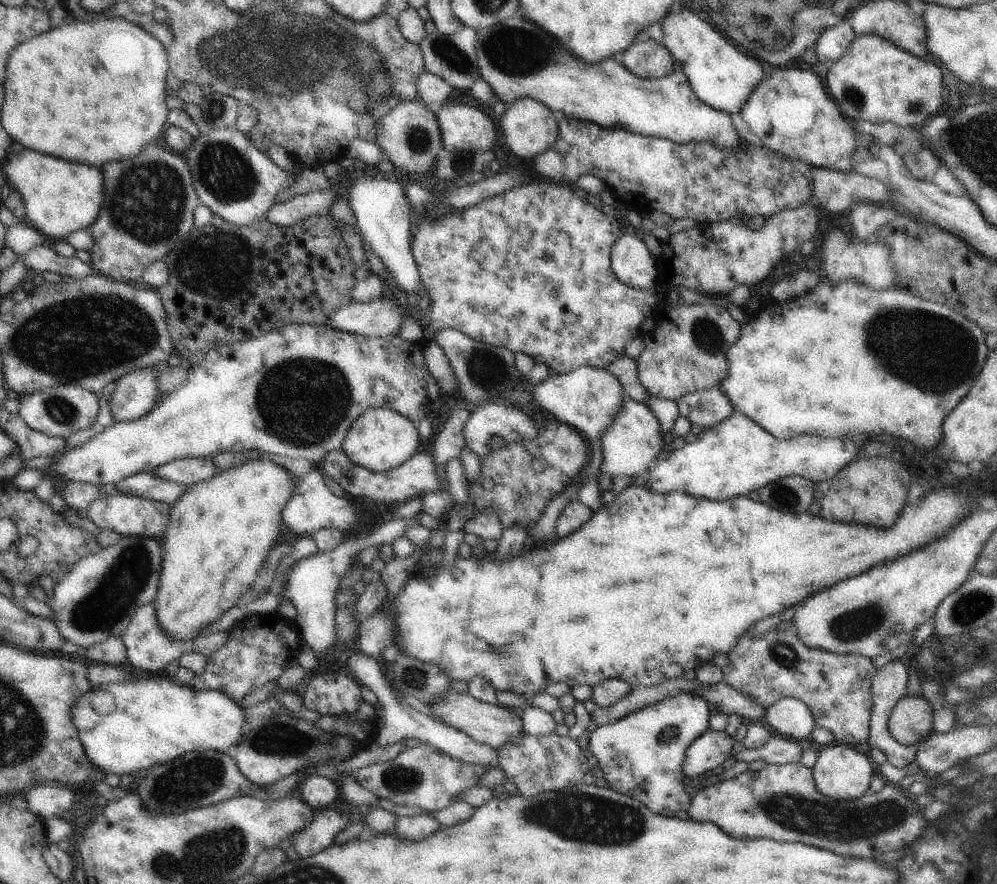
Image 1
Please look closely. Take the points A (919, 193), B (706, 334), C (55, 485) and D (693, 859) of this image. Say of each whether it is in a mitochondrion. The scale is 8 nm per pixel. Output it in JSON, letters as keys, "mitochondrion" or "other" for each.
{"A":"other","B":"mitochondrion","C":"other","D":"other"}

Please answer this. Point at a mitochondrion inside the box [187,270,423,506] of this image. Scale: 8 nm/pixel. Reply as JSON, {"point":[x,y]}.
{"point":[280,404]}

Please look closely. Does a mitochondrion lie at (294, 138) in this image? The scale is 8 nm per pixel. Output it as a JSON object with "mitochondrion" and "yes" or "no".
{"mitochondrion":"no"}

